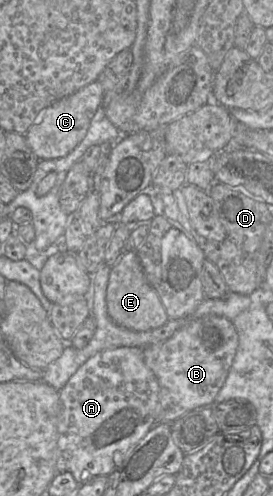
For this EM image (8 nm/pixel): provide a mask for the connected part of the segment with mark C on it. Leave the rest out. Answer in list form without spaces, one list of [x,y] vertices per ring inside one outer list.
[[[95,81],[72,95],[64,97],[47,107],[24,134],[27,144],[39,160],[52,160],[67,156],[85,138],[92,118],[102,106],[104,90]]]

